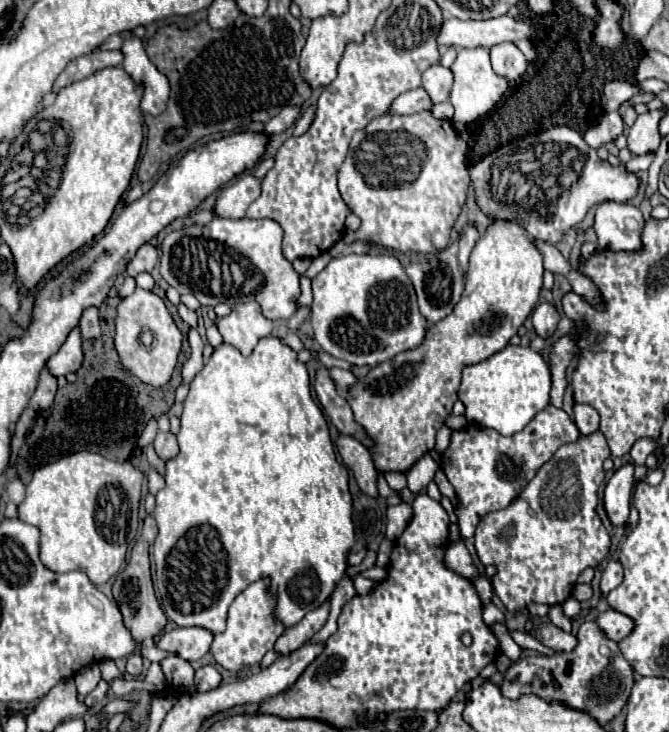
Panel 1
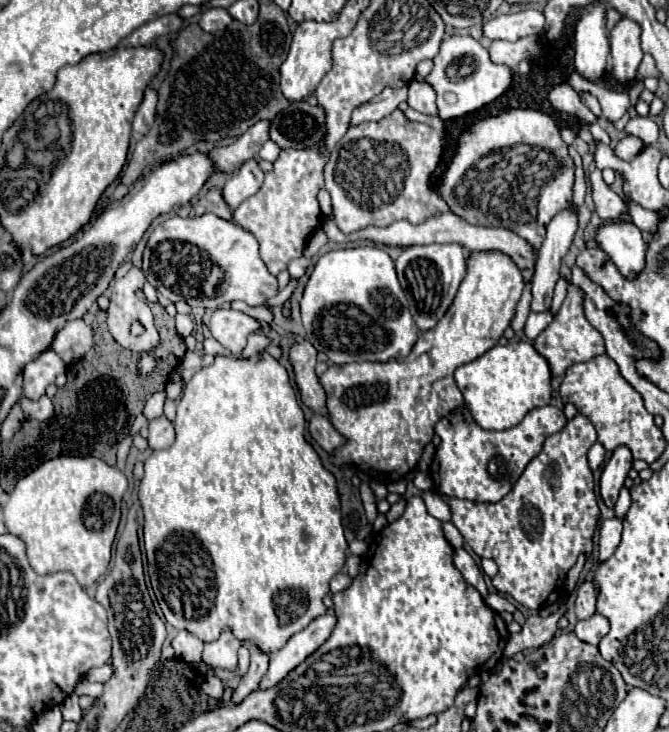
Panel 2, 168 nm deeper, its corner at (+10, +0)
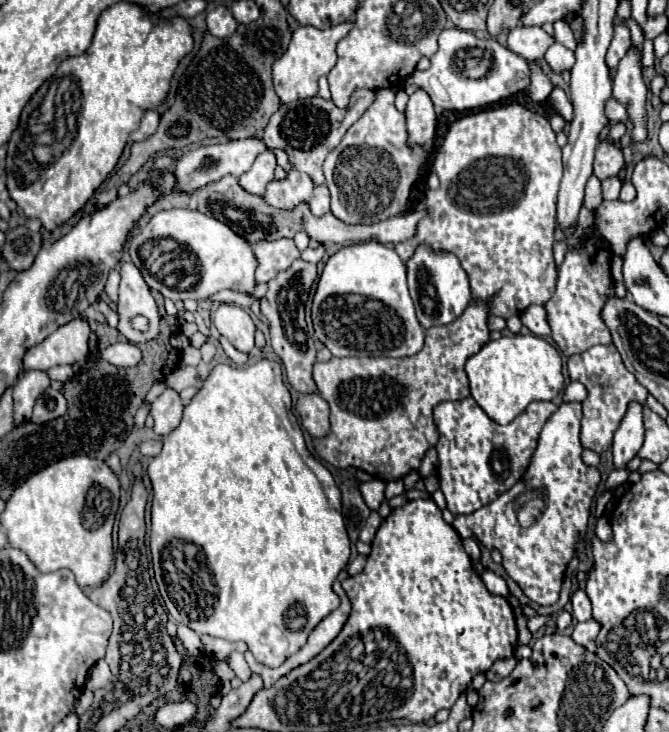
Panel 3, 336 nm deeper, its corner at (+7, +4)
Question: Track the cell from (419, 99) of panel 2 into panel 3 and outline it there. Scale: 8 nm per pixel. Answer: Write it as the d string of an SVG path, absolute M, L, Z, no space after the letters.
M416 90L404 110L406 130L408 130L408 146L430 148L436 132L436 114L430 96L424 90Z

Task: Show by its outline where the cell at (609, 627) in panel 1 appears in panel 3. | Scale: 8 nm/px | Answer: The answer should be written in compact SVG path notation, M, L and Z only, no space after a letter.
M588 620L588 622L580 622L574 626L574 632L572 632L572 640L580 646L584 646L588 652L594 652L596 650L596 636L598 636L598 630L600 630L600 624L596 620Z

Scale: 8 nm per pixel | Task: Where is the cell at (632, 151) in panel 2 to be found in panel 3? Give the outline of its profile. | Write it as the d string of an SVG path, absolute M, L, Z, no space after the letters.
M600 142L600 146L596 148L596 158L594 158L594 176L598 180L616 176L622 164L624 164L622 150L612 142Z

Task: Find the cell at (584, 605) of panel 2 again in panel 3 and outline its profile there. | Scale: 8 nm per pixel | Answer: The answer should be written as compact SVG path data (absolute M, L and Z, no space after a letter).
M576 590L572 596L572 616L578 622L586 622L592 618L592 604L584 590Z

